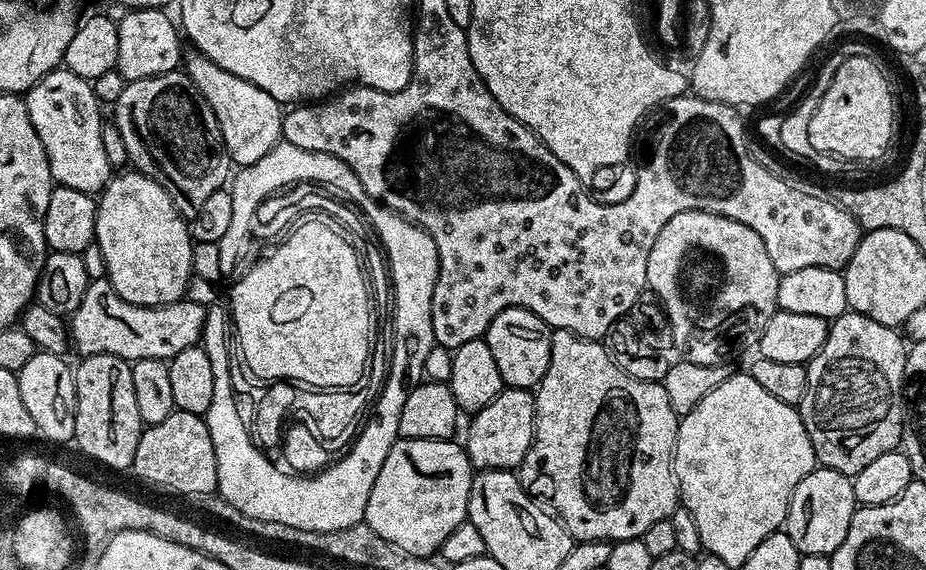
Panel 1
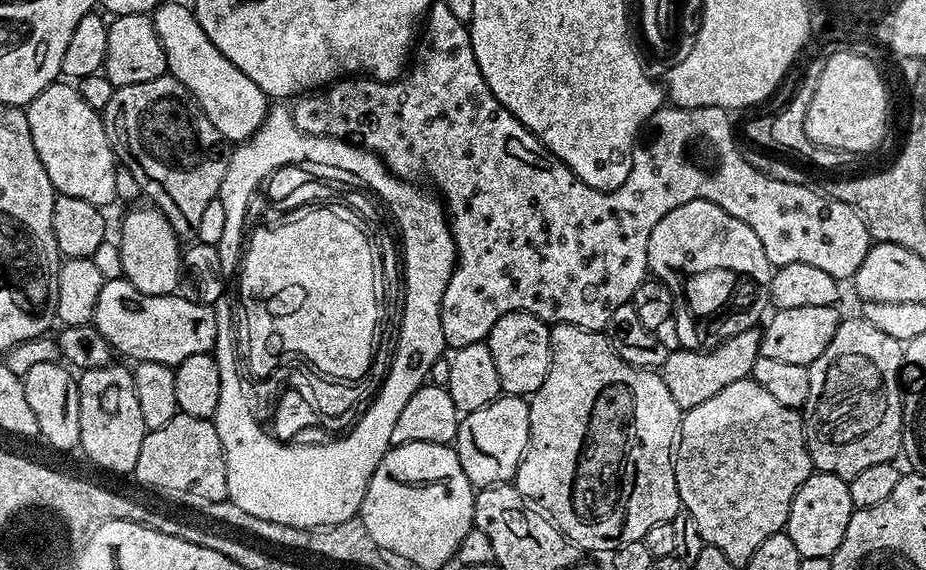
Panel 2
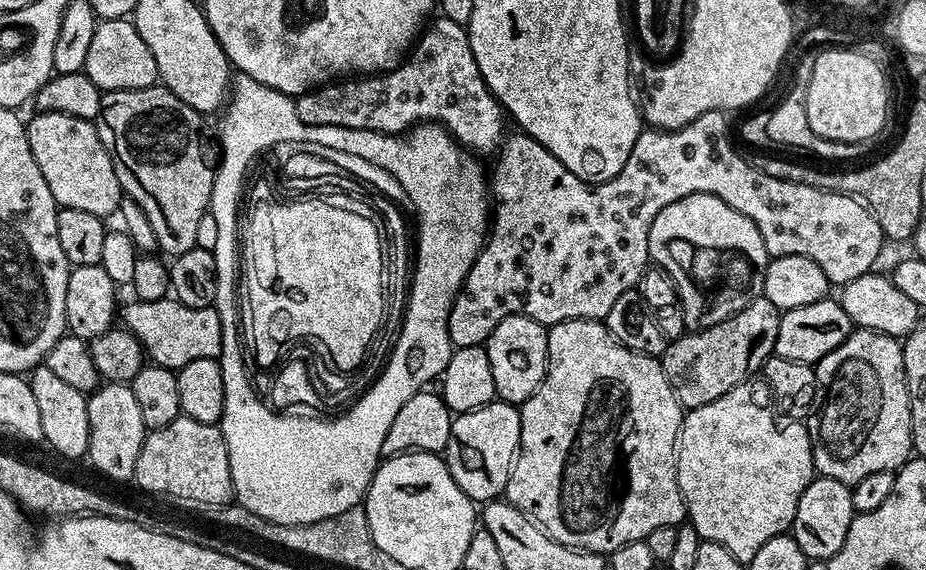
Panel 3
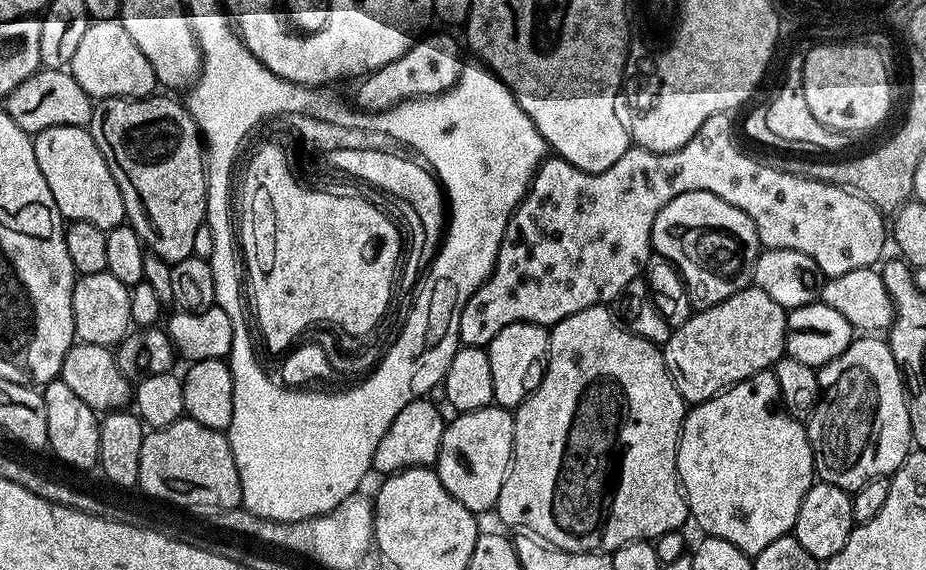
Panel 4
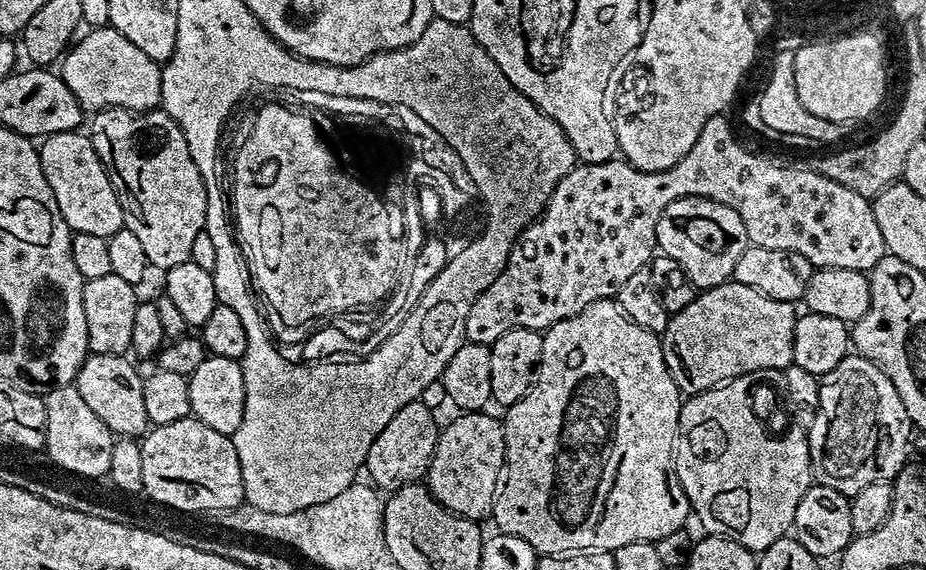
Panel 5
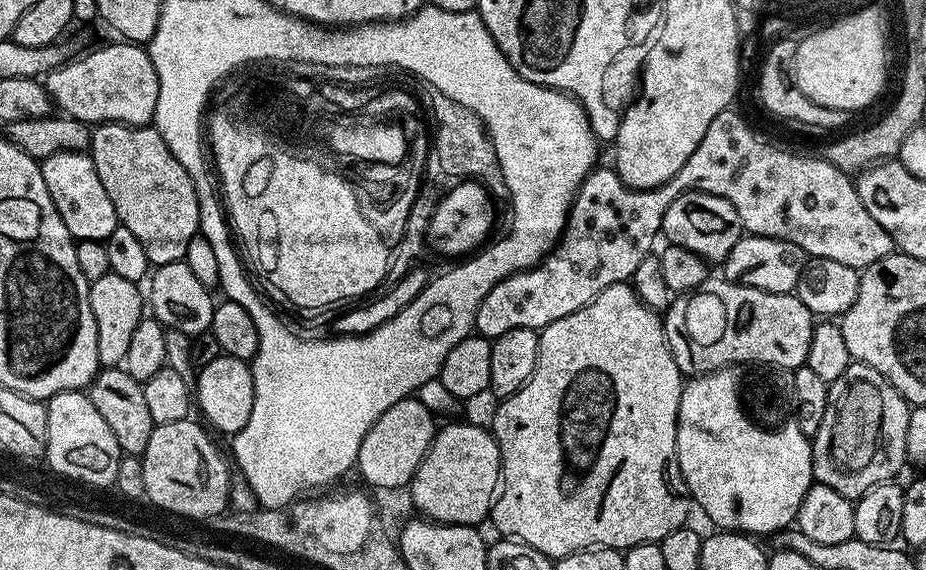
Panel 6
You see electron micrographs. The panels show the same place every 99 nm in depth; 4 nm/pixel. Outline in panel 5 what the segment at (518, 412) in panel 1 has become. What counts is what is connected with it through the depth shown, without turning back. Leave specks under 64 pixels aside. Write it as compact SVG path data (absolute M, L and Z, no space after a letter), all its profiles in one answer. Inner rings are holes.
M484 410L466 412L441 427L426 477L428 491L447 512L477 522L483 516L491 517L504 470L504 425L488 414Z

